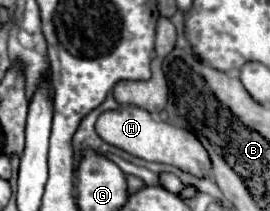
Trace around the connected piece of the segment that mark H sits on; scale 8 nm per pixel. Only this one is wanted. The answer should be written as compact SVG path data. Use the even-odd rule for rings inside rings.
M121 106L117 110L103 112L95 124L97 134L107 142L113 144L133 156L139 156L149 162L161 162L161 164L171 164L181 168L183 172L197 176L197 178L211 178L211 164L209 164L209 154L205 152L205 146L185 128L177 128L169 122L155 120L149 112L137 106Z

